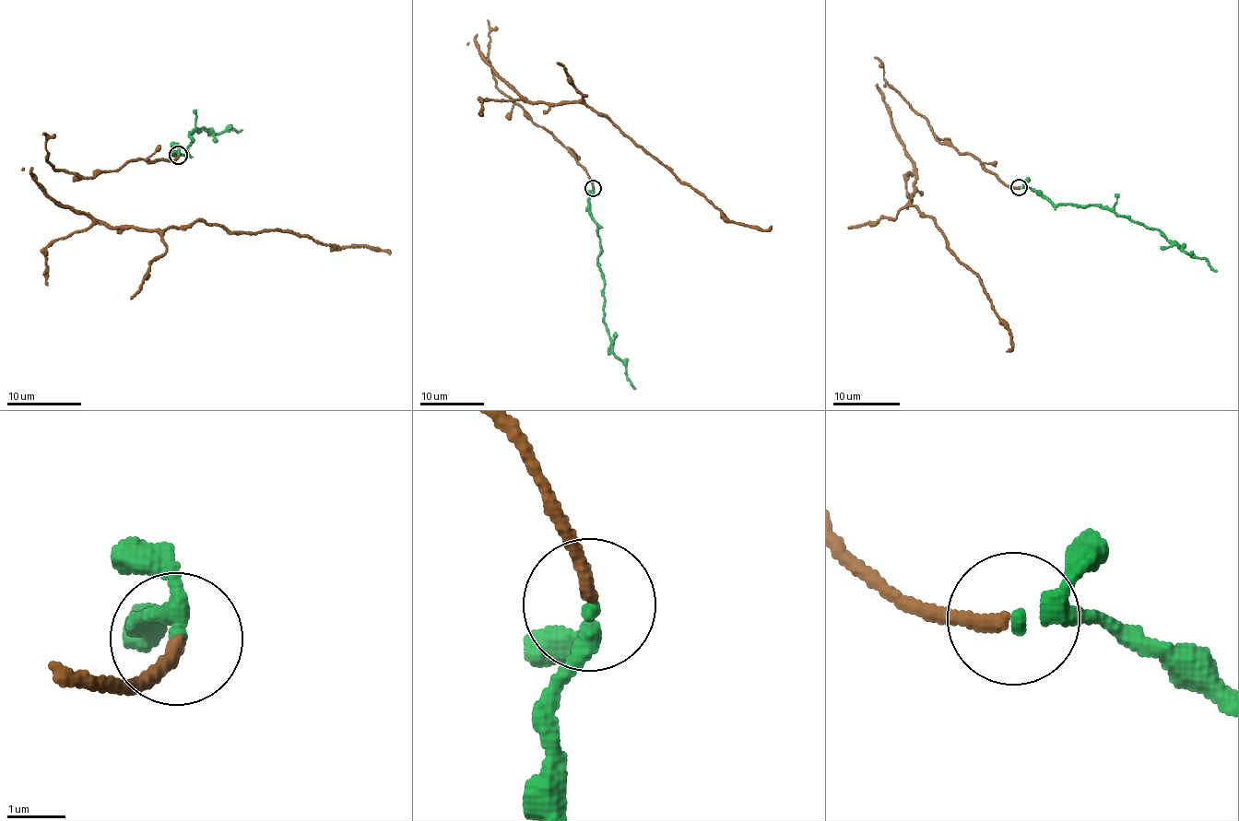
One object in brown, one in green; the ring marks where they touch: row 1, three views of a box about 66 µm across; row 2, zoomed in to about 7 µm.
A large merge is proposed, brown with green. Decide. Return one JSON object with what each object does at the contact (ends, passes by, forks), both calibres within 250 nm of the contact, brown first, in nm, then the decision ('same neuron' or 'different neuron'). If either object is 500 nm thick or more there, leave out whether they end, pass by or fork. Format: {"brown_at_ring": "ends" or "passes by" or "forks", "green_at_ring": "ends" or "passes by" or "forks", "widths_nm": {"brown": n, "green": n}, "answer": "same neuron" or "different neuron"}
{"brown_at_ring": "ends", "green_at_ring": "passes by", "widths_nm": {"brown": 240, "green": 220}, "answer": "same neuron"}

